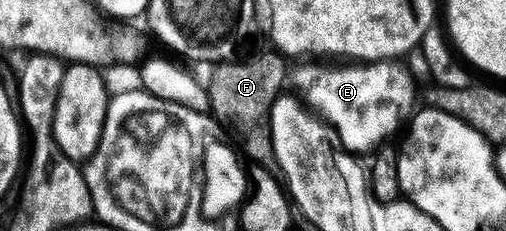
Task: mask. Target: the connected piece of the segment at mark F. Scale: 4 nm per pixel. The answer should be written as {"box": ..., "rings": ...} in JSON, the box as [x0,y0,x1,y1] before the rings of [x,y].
{"box":[210,52,288,168],"rings":[[[270,52],[266,62],[219,62],[211,72],[210,110],[213,117],[227,131],[238,137],[237,145],[241,153],[246,154],[255,166],[267,168],[277,167],[276,152],[272,148],[272,132],[270,131],[270,109],[272,104],[283,93],[282,85],[288,82],[288,66],[283,55]]]}

